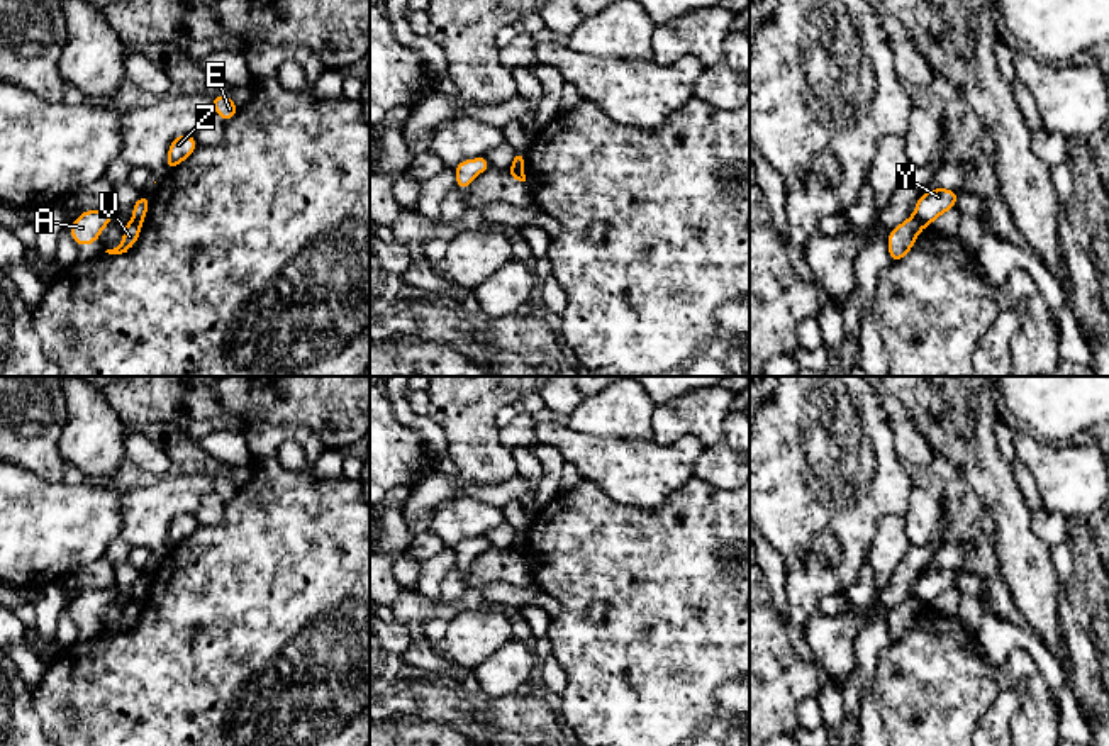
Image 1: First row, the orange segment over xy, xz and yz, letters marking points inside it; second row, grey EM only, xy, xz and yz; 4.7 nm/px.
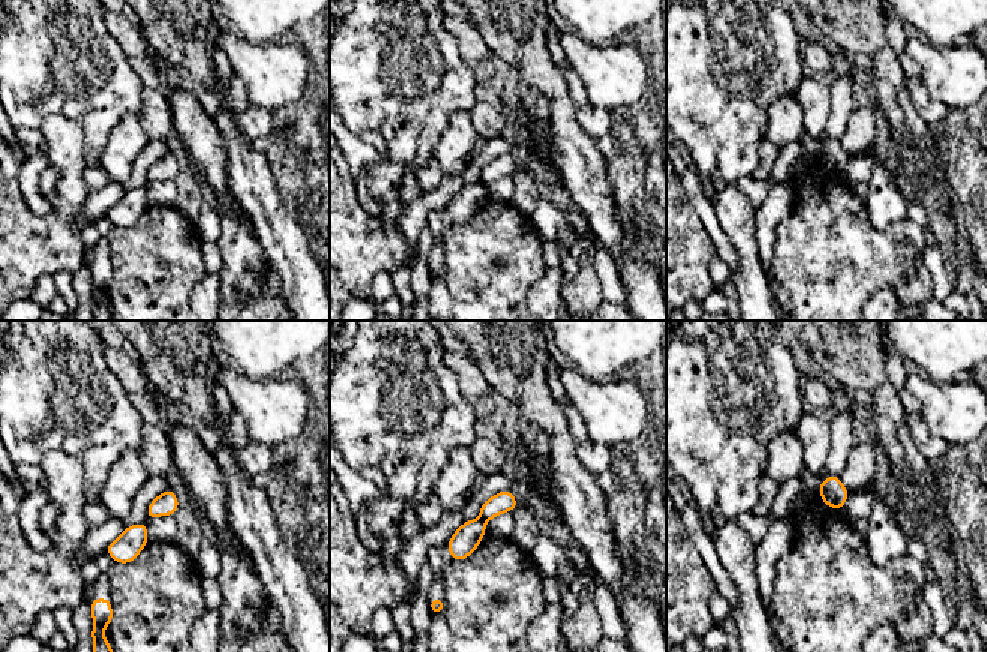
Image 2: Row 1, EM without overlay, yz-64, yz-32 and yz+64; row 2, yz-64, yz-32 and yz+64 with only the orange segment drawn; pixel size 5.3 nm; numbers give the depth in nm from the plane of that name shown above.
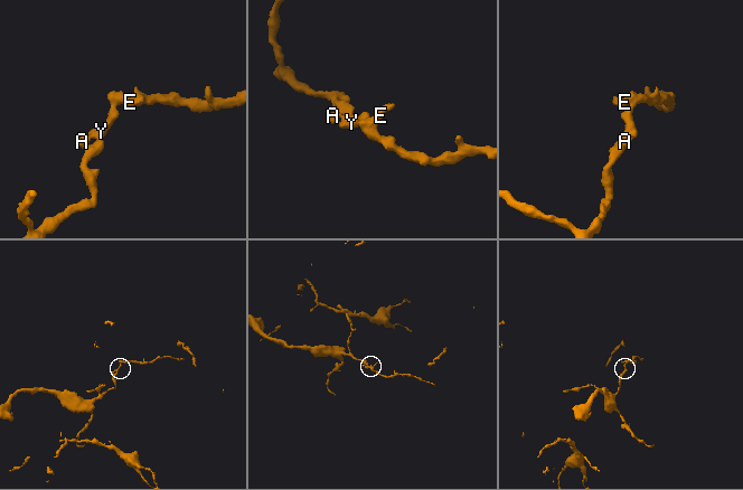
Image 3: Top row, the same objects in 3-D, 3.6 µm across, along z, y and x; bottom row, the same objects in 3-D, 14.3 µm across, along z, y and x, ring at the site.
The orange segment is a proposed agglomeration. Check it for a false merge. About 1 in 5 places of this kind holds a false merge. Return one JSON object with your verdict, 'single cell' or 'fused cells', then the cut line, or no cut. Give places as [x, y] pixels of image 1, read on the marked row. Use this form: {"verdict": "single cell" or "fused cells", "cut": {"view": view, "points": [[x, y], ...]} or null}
{"verdict": "fused cells", "cut": {"view": "yz", "points": [[913, 216], [925, 224]]}}

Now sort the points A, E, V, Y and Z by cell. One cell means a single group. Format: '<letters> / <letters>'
A E Y Z / V

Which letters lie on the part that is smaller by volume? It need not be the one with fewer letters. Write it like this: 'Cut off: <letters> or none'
Cut off: A, E, Y, Z

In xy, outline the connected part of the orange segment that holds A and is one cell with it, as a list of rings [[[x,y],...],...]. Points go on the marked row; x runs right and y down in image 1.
[[[85,210],[78,219],[70,225],[70,236],[78,246],[90,246],[98,241],[100,232],[105,225],[112,222],[112,217],[117,210]]]

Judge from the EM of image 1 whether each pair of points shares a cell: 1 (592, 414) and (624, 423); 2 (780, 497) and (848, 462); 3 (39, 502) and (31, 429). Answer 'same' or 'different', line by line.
1: same
2: same
3: different

